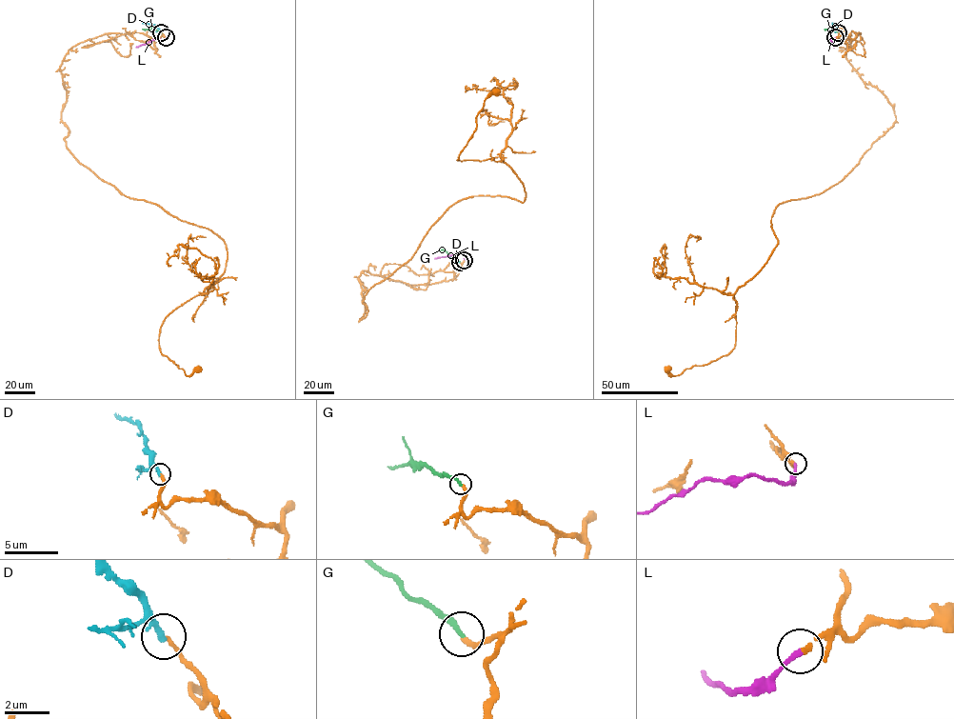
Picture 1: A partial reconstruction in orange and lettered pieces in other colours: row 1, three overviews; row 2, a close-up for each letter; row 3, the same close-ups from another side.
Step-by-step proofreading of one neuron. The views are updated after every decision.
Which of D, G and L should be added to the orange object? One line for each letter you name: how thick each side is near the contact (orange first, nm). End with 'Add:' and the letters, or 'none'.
G: 180/220 nm
L: 160/200 nm
Add: G, L

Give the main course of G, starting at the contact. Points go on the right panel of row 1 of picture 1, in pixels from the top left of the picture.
G: (838, 31), (825, 29)

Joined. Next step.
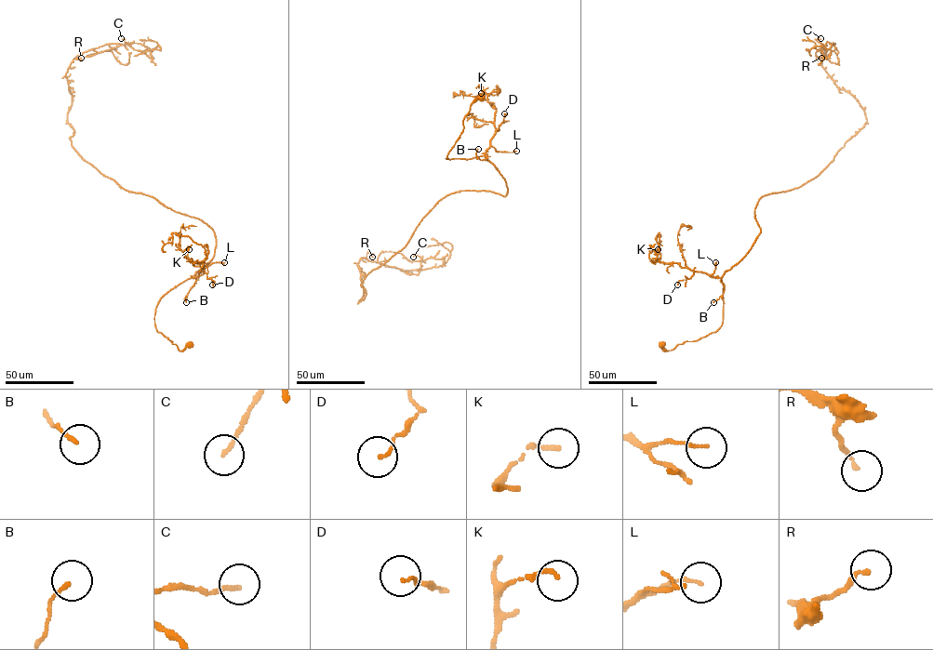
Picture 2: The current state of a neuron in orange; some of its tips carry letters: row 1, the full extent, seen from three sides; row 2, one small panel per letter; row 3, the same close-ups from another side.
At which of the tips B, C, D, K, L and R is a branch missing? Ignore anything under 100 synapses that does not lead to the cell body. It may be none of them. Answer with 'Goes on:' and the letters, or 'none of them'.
Goes on: none of them

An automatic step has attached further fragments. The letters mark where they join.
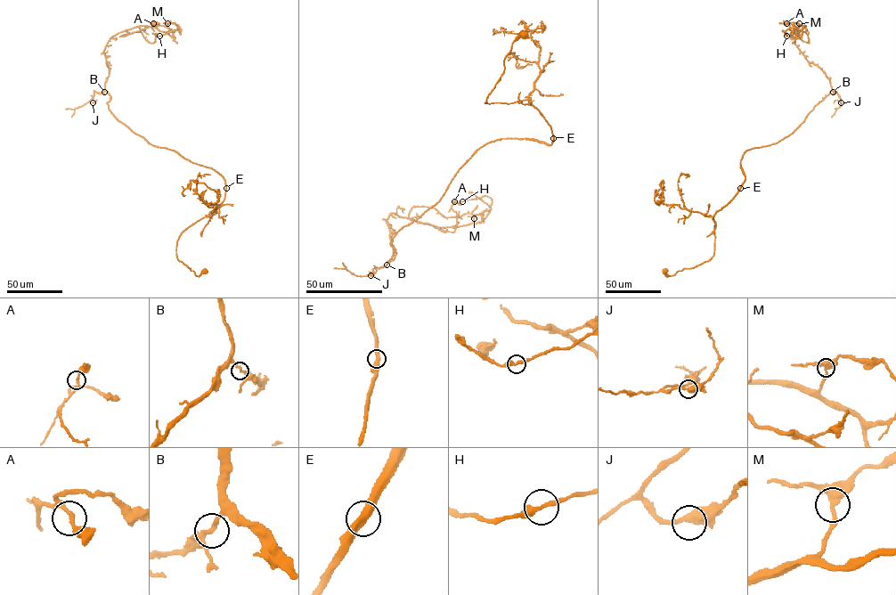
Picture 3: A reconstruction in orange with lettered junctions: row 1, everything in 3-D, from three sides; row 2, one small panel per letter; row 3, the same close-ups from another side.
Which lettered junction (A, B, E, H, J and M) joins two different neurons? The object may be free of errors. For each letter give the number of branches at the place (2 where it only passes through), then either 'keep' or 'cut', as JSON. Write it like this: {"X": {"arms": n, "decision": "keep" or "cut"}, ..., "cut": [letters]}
{"A": {"arms": 2, "decision": "keep"}, "B": {"arms": 2, "decision": "keep"}, "E": {"arms": 2, "decision": "cut"}, "H": {"arms": 2, "decision": "keep"}, "J": {"arms": 2, "decision": "keep"}, "M": {"arms": 2, "decision": "keep"}, "cut": ["E"]}

